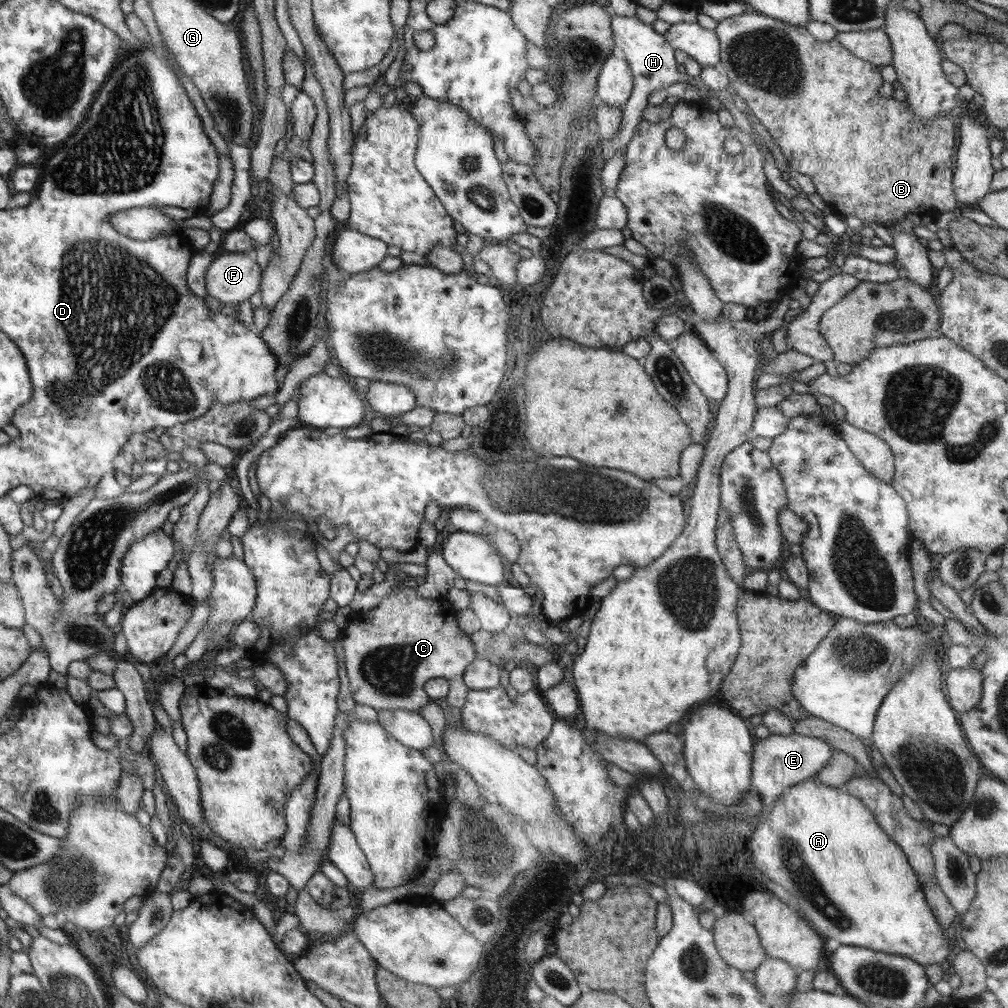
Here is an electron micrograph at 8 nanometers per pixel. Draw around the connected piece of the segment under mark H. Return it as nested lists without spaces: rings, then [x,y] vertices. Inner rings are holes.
[[[614,12],[612,13],[611,27],[615,46],[618,46],[624,52],[624,58],[627,60],[633,74],[634,88],[630,98],[621,108],[623,112],[622,126],[618,129],[616,138],[600,142],[602,159],[606,161],[611,156],[614,156],[616,151],[622,151],[630,143],[636,126],[643,120],[642,111],[644,111],[646,106],[650,105],[648,102],[650,92],[662,87],[667,88],[667,86],[680,81],[689,83],[696,81],[694,78],[678,72],[678,62],[674,58],[674,48],[664,38],[664,35],[654,31],[653,25],[640,21],[638,17],[620,16]]]

